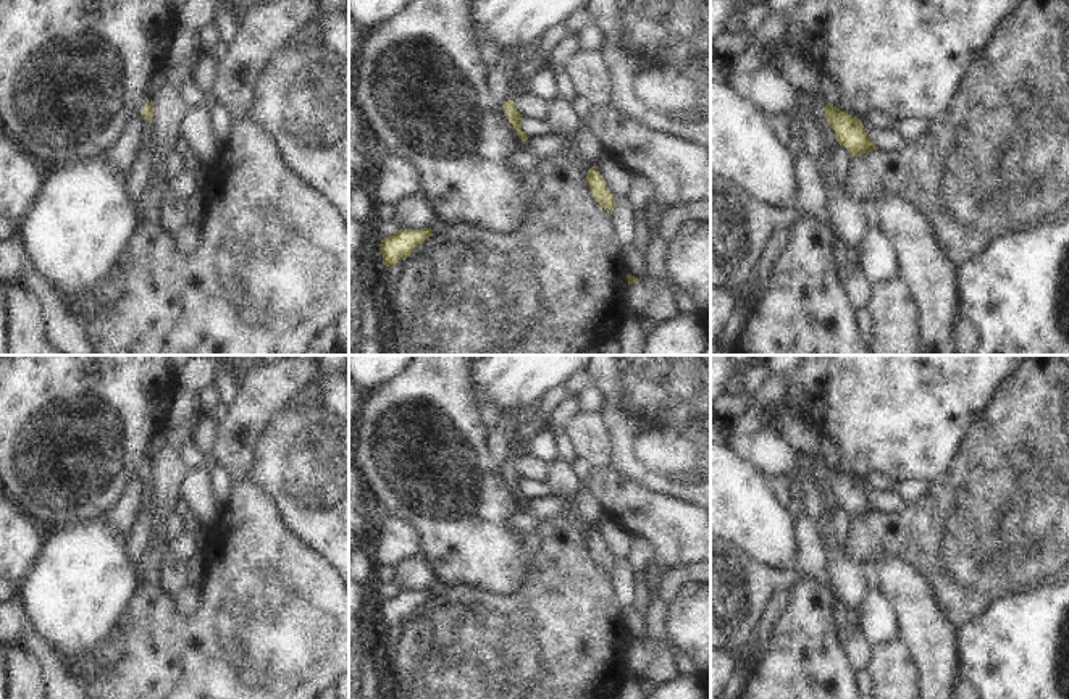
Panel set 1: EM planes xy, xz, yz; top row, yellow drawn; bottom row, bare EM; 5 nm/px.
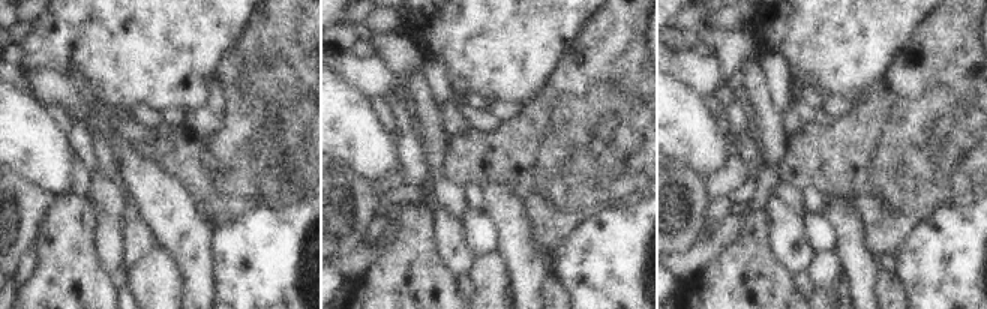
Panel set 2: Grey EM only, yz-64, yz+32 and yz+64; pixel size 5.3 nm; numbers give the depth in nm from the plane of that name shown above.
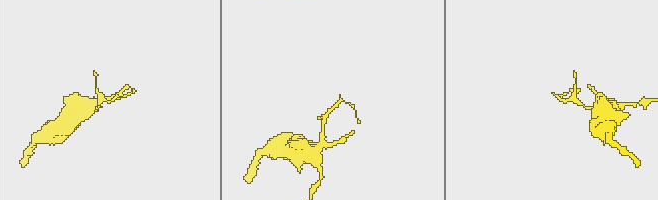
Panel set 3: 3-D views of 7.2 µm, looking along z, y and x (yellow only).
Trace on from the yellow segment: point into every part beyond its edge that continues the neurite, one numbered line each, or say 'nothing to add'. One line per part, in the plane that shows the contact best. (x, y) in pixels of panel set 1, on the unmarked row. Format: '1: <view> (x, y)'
nothing to add

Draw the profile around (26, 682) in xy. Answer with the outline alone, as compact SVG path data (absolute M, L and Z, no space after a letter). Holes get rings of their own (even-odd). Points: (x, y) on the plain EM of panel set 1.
M21 646L11 647L10 699L47 699L40 662Z

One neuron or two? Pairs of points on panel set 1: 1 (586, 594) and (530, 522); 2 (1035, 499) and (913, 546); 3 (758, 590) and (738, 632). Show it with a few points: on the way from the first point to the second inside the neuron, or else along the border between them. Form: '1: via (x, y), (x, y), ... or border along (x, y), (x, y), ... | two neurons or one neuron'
1: border along (541, 523), (538, 531) | two neurons
2: via (1005, 519), (977, 535), (943, 535) | one neuron
3: via (750, 599), (738, 612), (738, 622) | one neuron

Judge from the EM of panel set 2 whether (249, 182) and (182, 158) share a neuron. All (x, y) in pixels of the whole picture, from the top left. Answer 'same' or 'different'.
same

